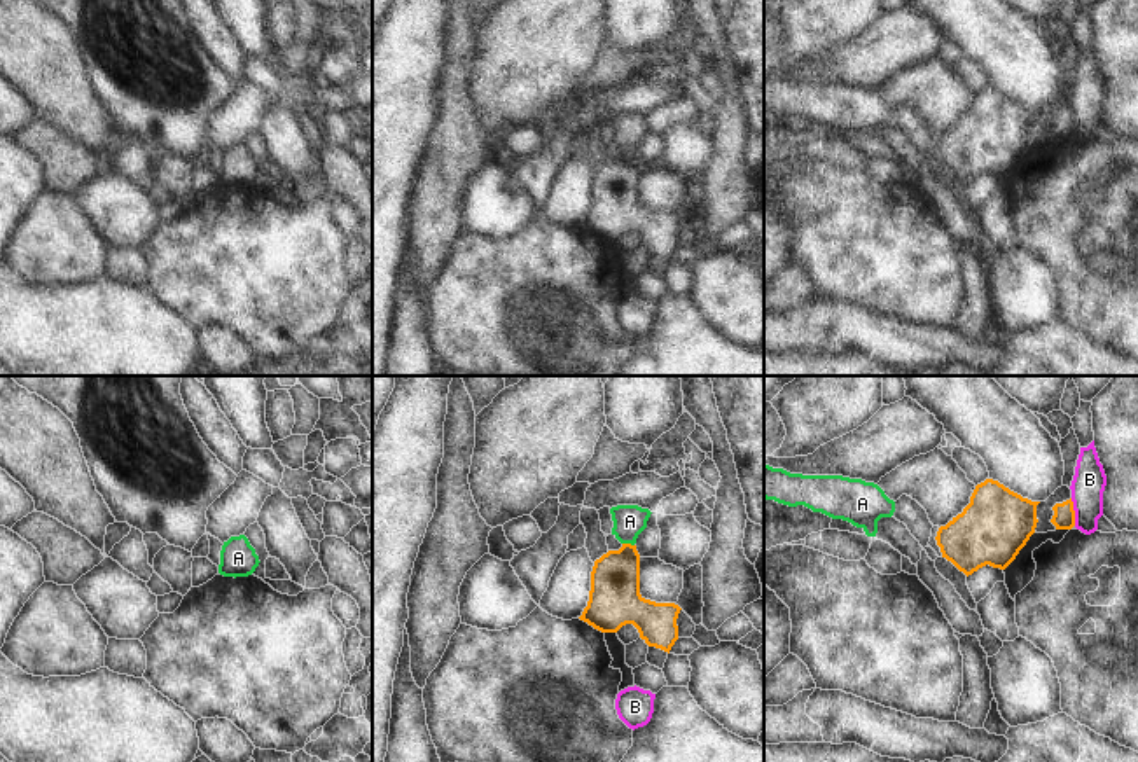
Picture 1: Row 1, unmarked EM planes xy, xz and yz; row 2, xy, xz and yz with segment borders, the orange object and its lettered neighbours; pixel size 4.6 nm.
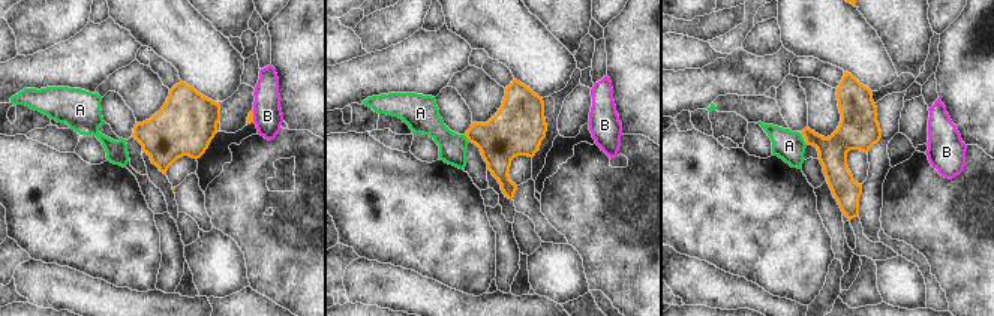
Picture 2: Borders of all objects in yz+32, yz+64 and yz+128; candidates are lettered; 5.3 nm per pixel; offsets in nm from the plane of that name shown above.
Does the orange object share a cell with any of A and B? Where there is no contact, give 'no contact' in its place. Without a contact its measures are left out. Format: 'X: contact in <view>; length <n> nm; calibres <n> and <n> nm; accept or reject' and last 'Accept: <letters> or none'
A: contact in xz; length 60 nm; calibres 240 and 150 nm; accept
B: contact in yz; length 130 nm; calibres 100 and 150 nm; reject
Accept: A

